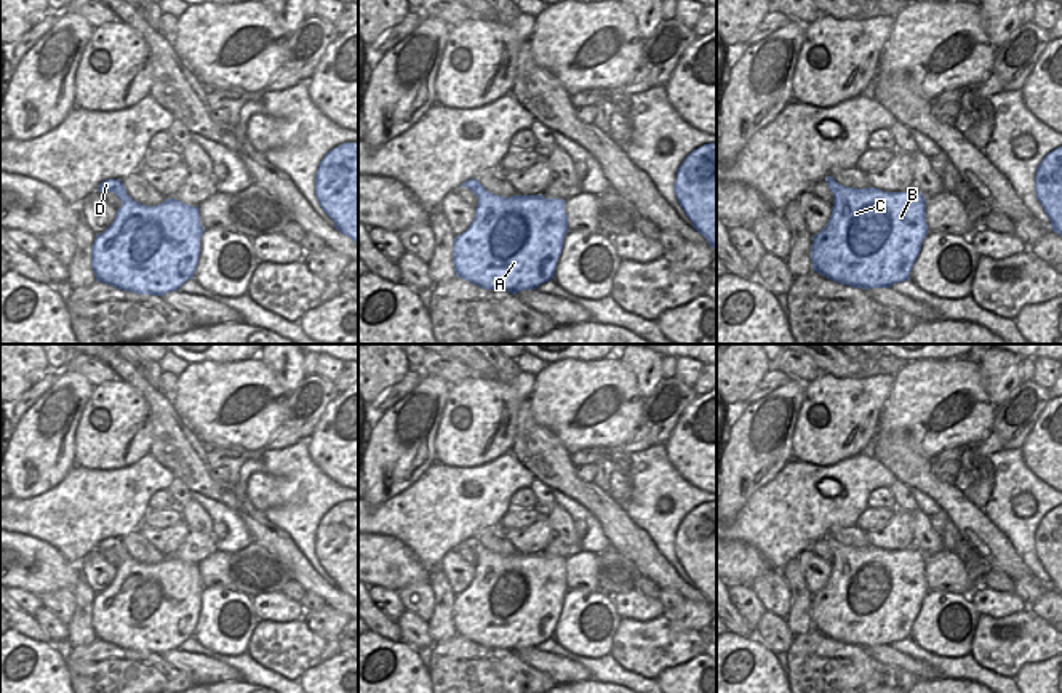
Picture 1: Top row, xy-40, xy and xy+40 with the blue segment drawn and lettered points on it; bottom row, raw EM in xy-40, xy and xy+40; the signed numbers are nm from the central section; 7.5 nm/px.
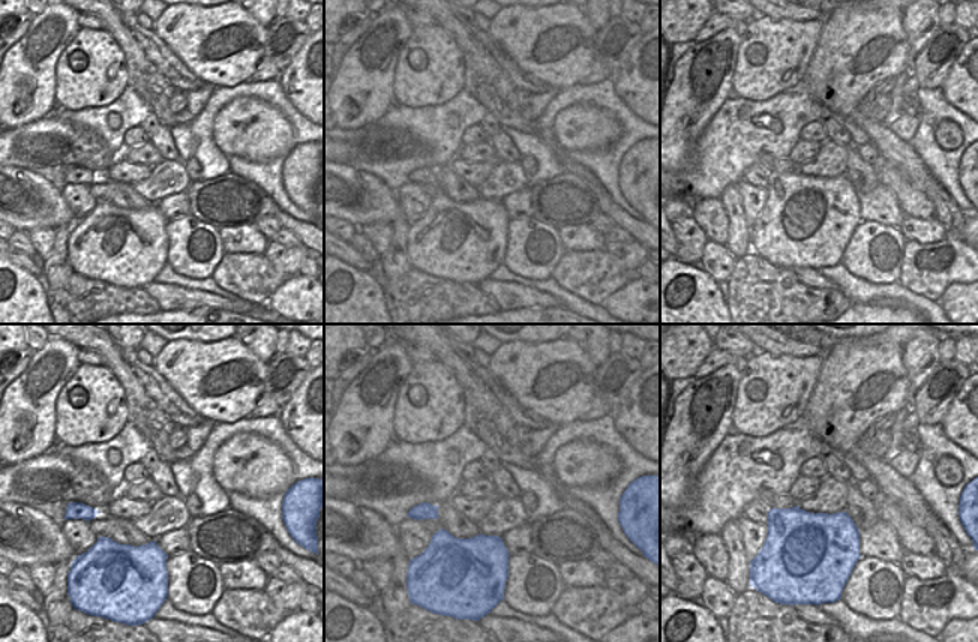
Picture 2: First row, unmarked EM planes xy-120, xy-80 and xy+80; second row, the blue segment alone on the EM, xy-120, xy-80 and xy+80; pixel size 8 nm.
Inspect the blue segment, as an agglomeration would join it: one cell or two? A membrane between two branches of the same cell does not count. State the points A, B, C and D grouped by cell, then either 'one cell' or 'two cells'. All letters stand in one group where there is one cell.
A B C D; one cell

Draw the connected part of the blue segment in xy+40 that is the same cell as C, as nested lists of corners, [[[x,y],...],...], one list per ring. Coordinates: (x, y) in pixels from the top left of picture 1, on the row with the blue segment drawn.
[[[832,176],[832,216],[812,237],[812,270],[852,288],[889,288],[910,278],[928,235],[926,198],[915,189],[843,187]]]

